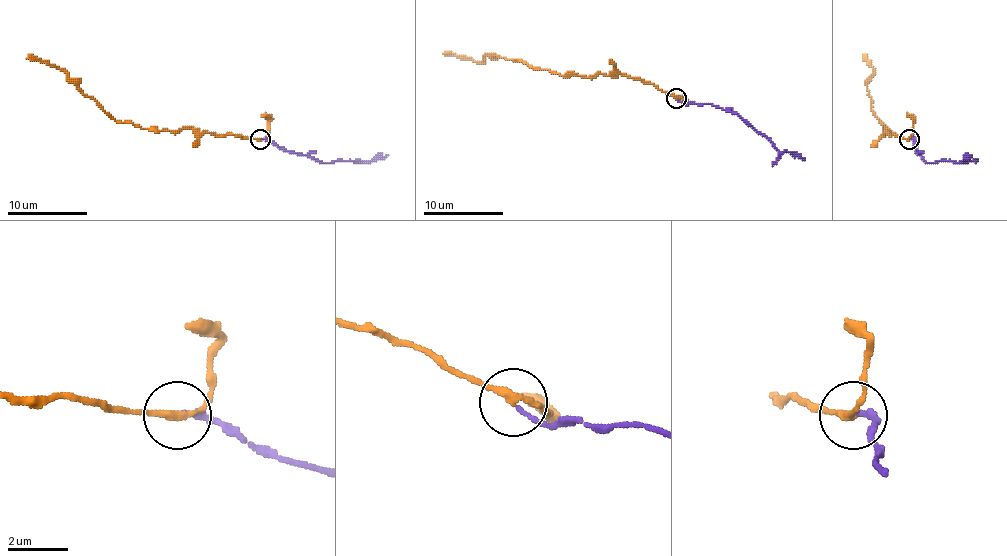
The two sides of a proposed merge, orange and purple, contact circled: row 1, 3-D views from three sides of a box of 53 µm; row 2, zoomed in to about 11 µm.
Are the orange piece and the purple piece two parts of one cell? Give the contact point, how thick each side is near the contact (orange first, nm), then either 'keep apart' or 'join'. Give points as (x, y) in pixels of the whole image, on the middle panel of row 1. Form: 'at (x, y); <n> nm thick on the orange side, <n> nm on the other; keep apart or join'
at (676, 98); 240 nm thick on the orange side, 160 nm on the other; join

